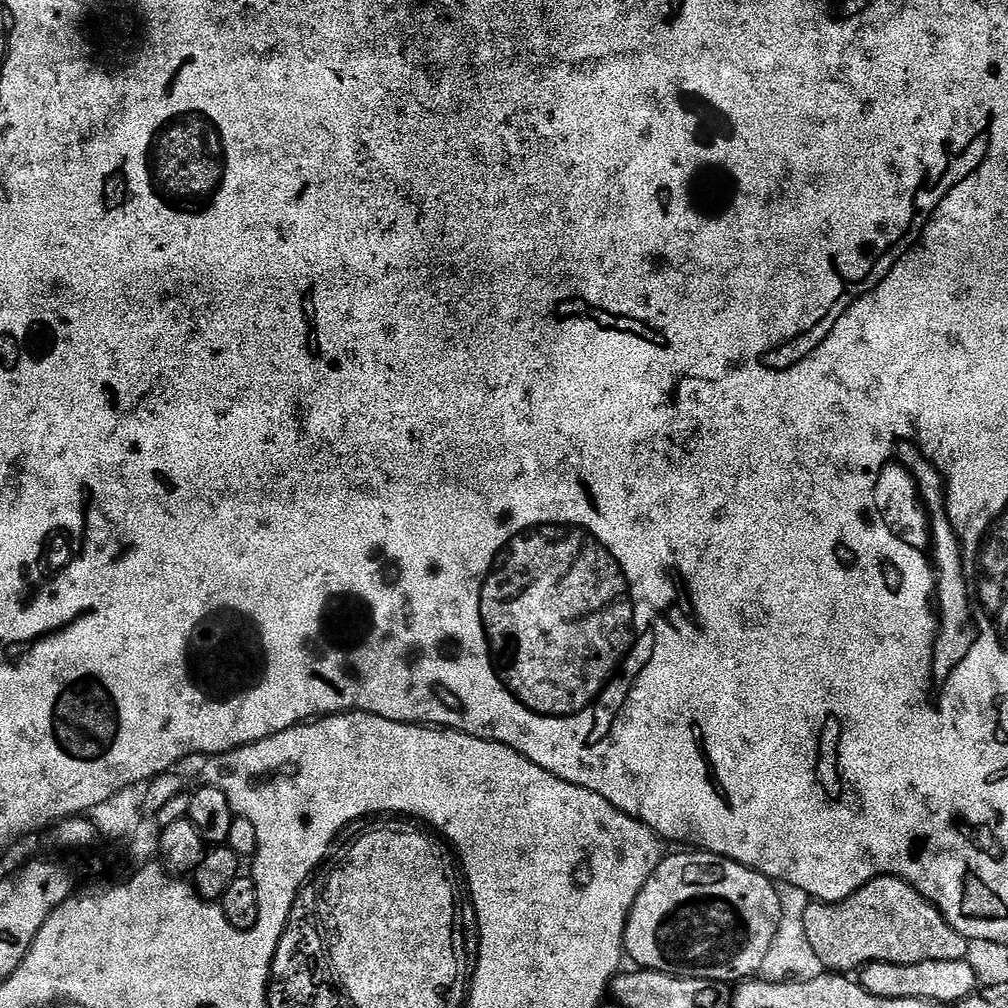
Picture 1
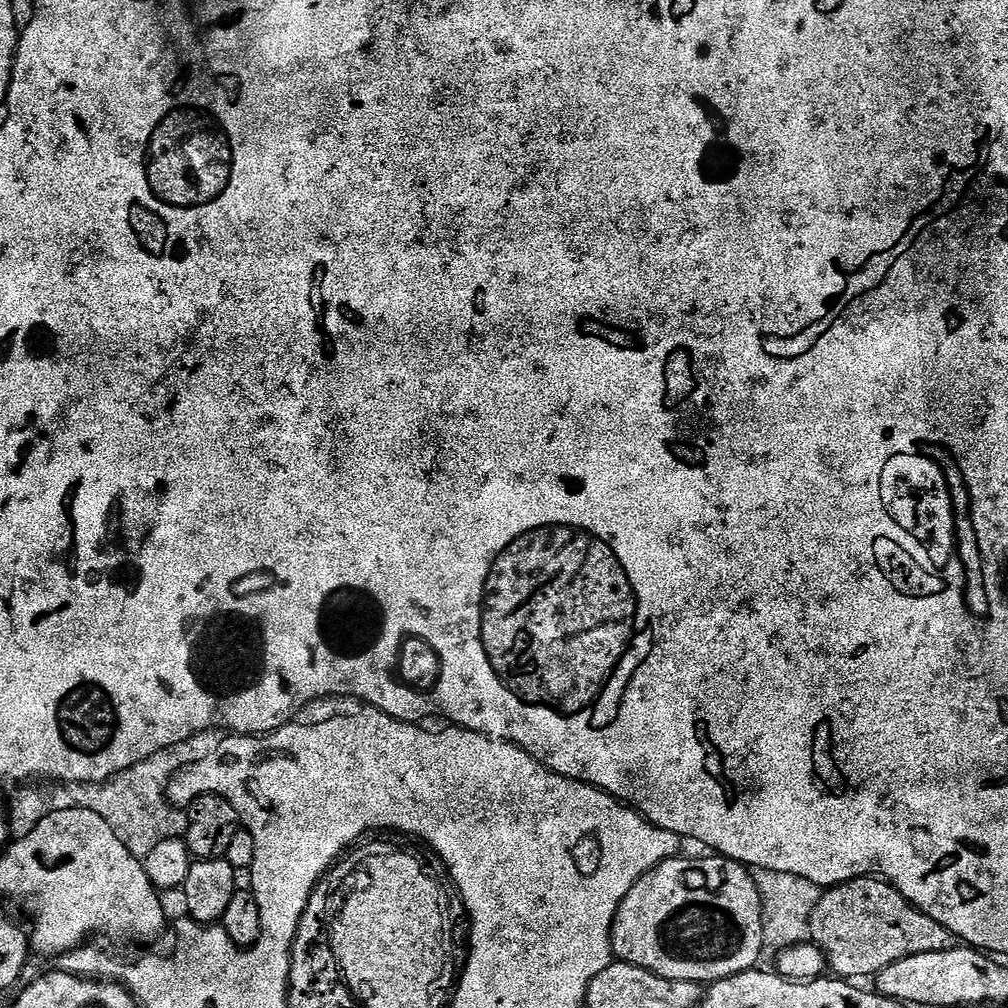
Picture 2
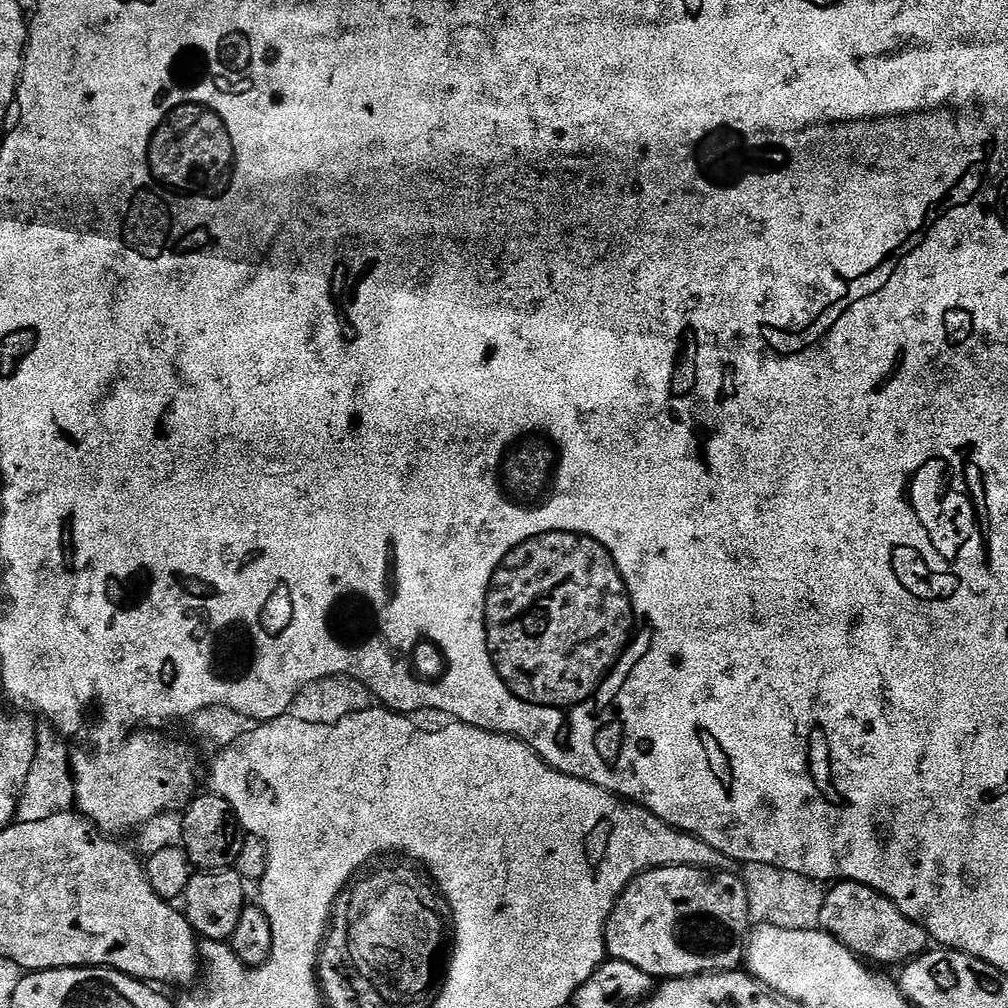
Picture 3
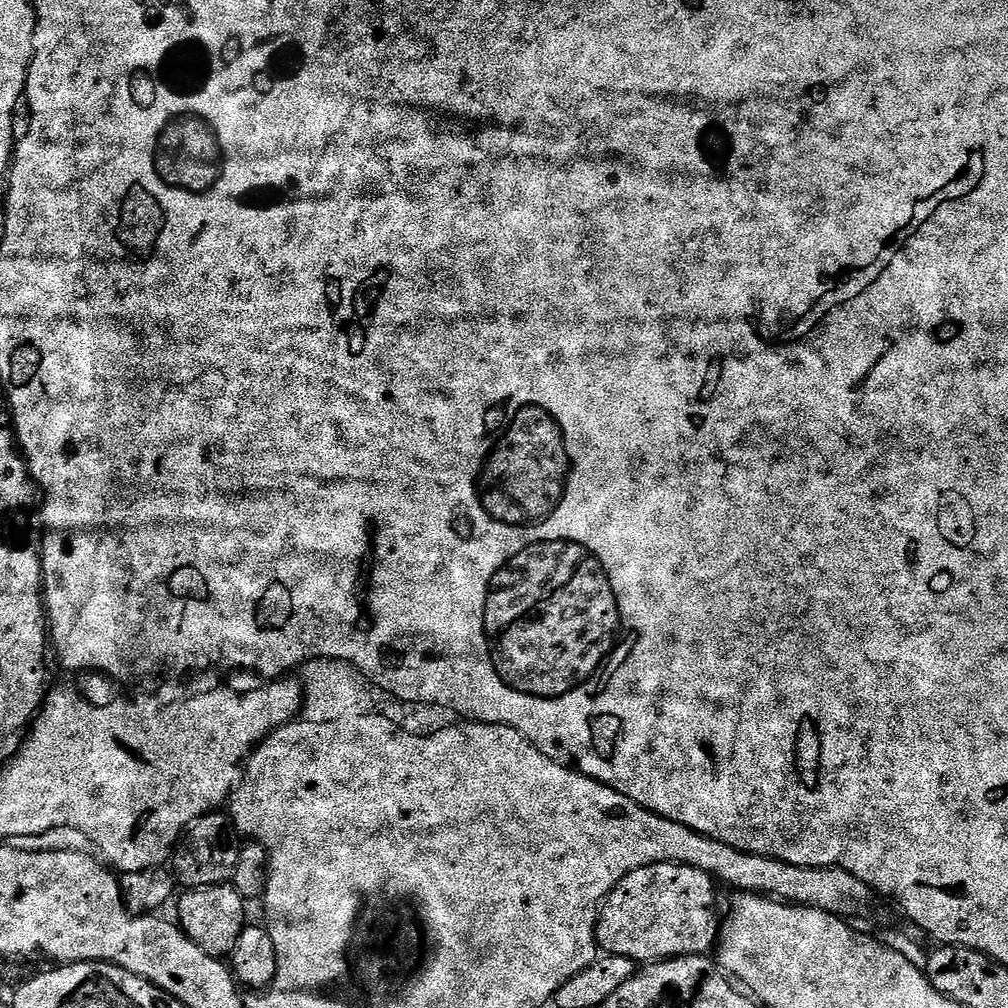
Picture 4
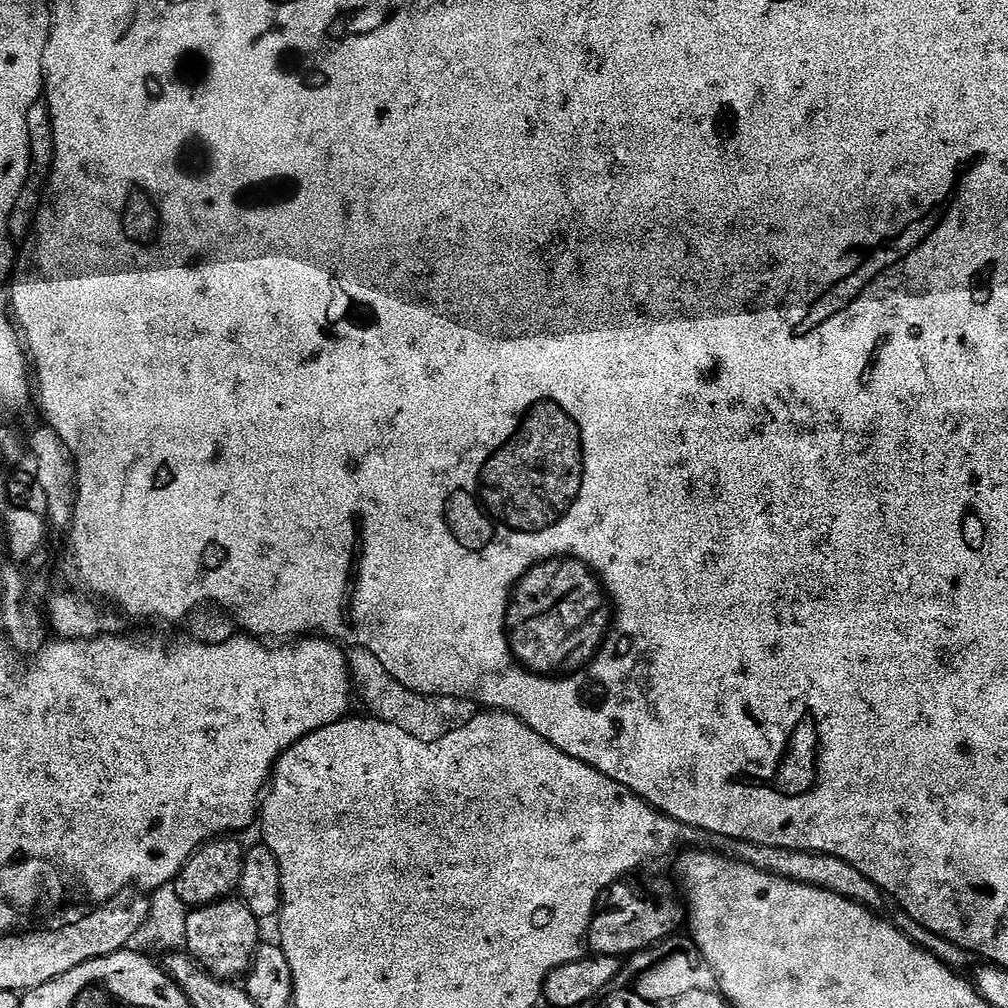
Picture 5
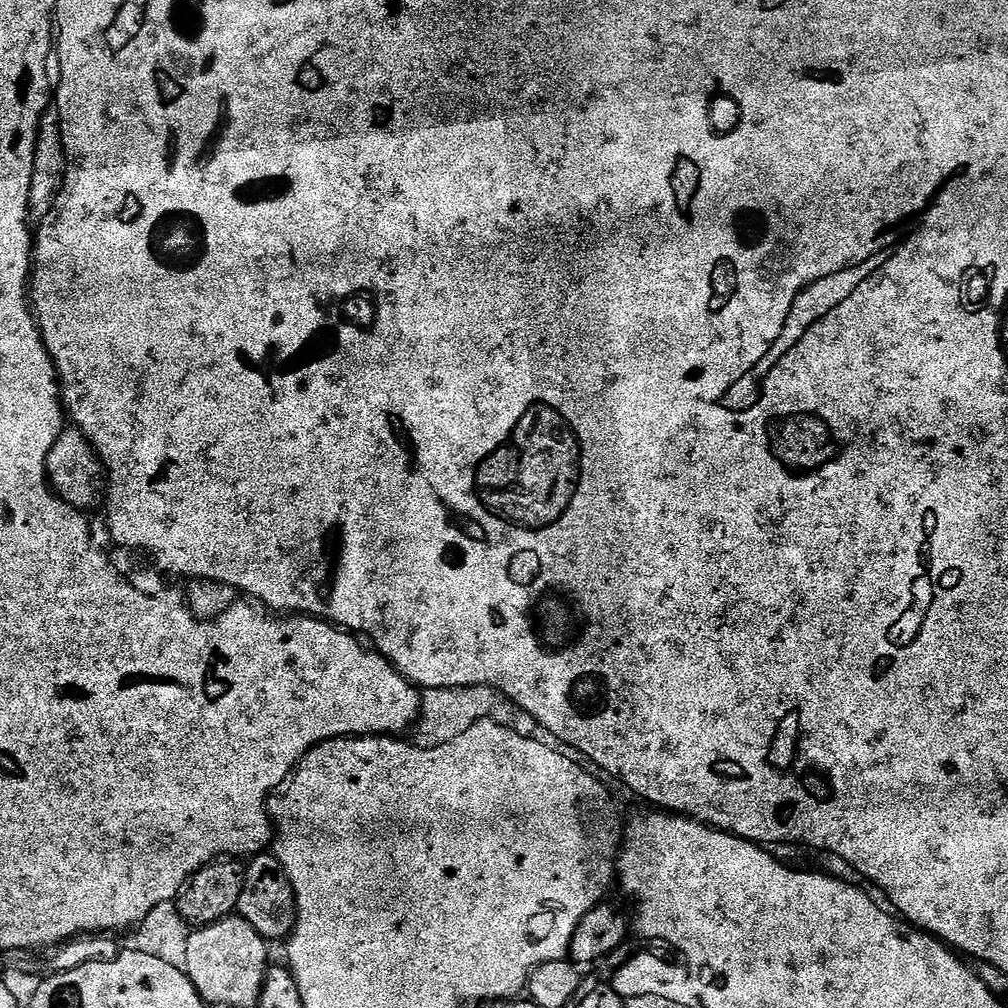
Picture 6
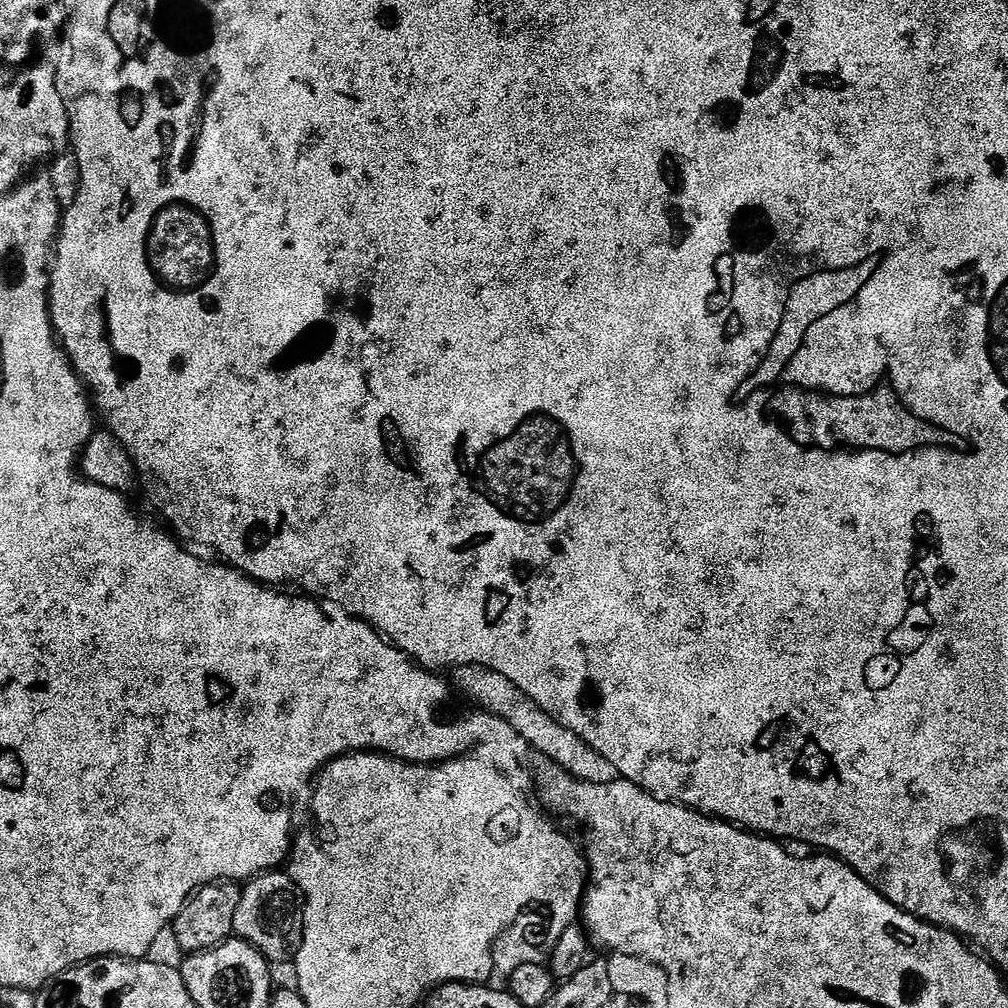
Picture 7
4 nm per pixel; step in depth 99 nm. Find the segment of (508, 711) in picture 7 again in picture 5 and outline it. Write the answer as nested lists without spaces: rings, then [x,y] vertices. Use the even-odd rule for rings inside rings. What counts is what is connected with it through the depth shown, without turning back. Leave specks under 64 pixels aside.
[[[356,654],[353,658],[352,676],[356,679],[356,690],[361,702],[375,719],[397,726],[403,733],[420,742],[429,744],[437,741],[461,729],[469,719],[470,706],[467,701],[451,702],[447,696],[420,696],[417,692],[408,691],[397,680],[391,680],[378,661],[367,654]]]

